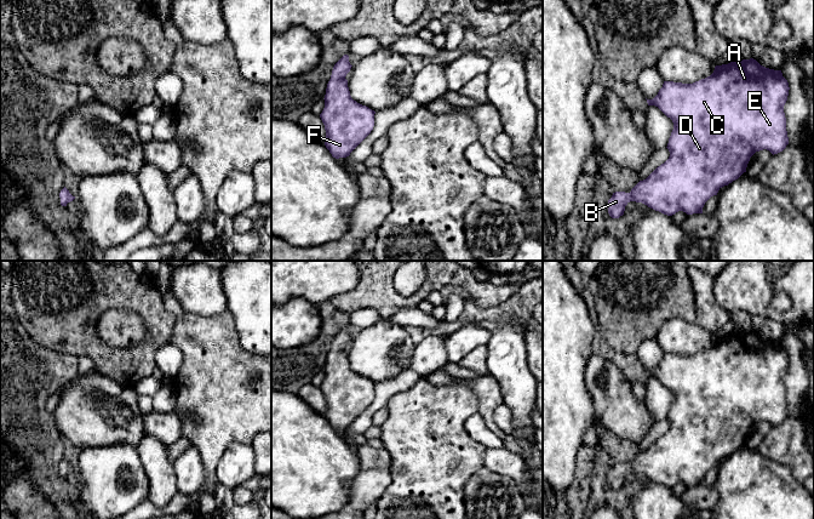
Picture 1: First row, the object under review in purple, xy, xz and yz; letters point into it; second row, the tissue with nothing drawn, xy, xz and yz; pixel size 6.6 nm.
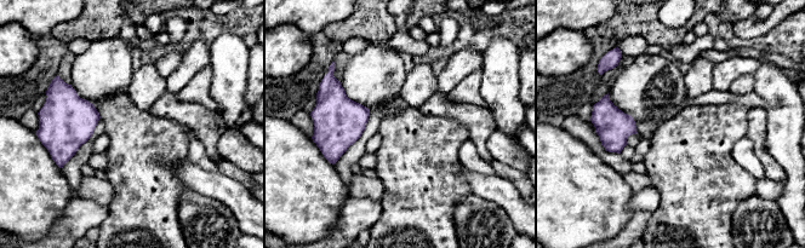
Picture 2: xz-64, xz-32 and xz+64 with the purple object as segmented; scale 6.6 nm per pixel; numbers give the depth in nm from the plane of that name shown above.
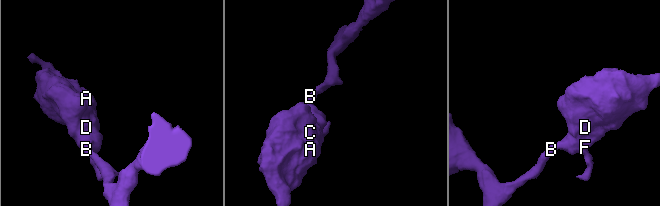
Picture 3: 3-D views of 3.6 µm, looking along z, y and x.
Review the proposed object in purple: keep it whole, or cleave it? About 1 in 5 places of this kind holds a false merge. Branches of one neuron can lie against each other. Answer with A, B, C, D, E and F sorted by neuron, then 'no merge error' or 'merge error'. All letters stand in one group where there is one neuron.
A B C D E F | no merge error

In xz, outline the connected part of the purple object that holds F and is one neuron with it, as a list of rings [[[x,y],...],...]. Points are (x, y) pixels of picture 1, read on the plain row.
[[[344,326],[333,338],[320,389],[325,397],[325,417],[333,429],[346,429],[371,405],[376,383],[354,372],[346,346],[351,341]]]

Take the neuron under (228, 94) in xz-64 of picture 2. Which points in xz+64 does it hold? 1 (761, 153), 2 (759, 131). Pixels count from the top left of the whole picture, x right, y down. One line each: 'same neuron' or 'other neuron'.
1: other neuron
2: other neuron

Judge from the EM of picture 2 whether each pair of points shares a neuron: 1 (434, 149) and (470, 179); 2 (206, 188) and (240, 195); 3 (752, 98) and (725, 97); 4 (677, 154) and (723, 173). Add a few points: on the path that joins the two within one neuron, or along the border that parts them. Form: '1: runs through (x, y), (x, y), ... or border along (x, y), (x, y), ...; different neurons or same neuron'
1: border along (463, 168), (463, 179), (472, 192); different neurons
2: runs through (215, 188), (223, 188), (232, 192); same neuron
3: runs through (746, 98), (731, 98); same neuron
4: runs through (688, 162), (698, 173), (712, 173); same neuron

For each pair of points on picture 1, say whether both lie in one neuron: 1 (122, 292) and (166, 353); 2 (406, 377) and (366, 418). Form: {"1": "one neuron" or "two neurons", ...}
{"1": "two neurons", "2": "one neuron"}

